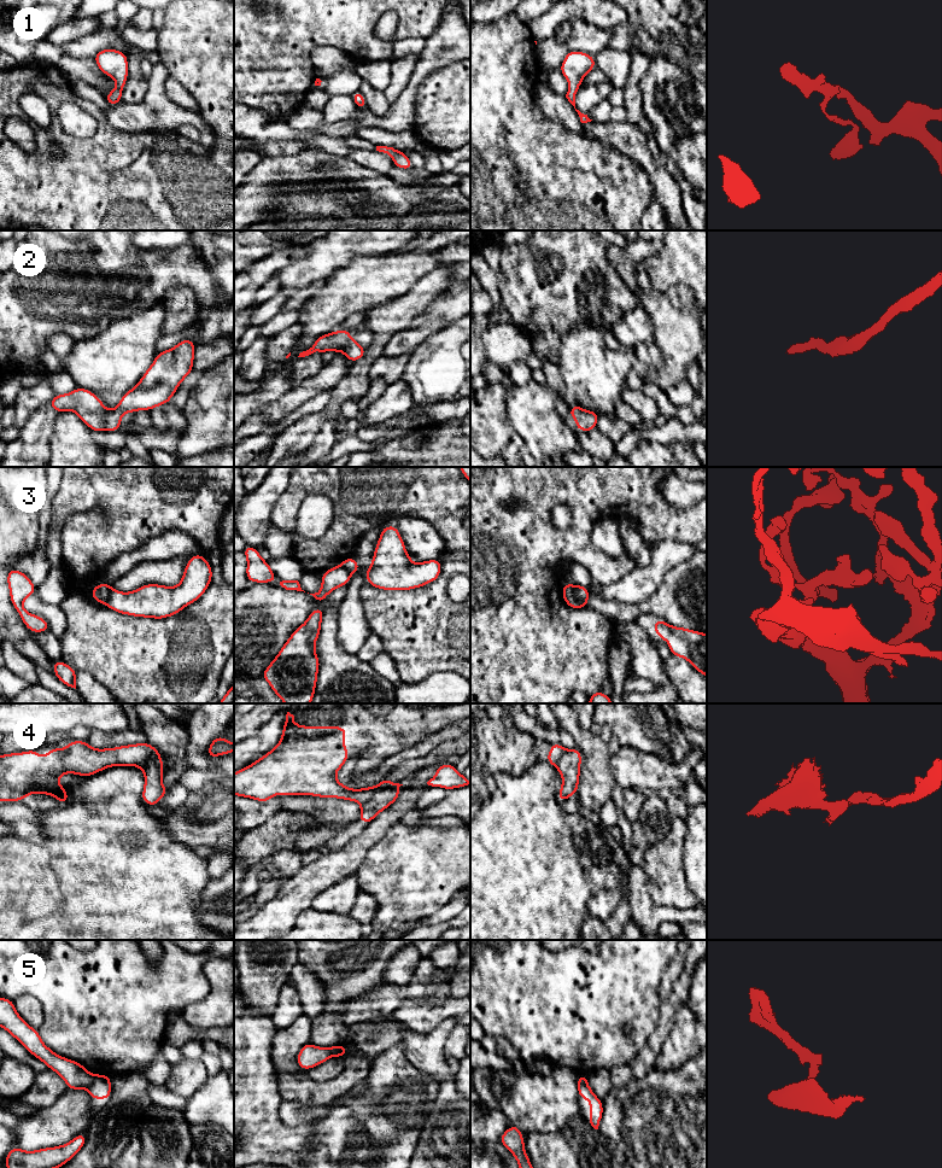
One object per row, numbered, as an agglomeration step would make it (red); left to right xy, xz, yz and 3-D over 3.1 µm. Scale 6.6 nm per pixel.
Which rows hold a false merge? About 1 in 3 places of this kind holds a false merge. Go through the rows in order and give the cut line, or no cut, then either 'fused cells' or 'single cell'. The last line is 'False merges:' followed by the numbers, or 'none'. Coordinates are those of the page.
1: no cut; single cell
2: no cut; single cell
3: cut in yz along (572, 585), (573, 594), (584, 603); fused cells
4: cut in xz along (398, 786), (378, 789), (362, 805); fused cells
5: cut in xy along (95, 1075), (89, 1088); fused cells
False merges: 3, 4, 5

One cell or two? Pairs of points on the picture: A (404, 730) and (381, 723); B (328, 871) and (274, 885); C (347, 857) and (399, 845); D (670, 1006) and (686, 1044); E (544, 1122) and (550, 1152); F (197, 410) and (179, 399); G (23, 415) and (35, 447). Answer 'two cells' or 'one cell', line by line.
A: one cell
B: two cells
C: two cells
D: two cells
E: two cells
F: two cells
G: two cells

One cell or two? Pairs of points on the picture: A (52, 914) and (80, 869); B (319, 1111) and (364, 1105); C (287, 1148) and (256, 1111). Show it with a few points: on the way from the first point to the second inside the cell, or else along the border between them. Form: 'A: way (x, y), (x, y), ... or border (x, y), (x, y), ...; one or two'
A: way (63, 903), (80, 886), (80, 880); one
B: border (302, 1103), (327, 1105), (331, 1110); two
C: way (279, 1139), (259, 1120); one

